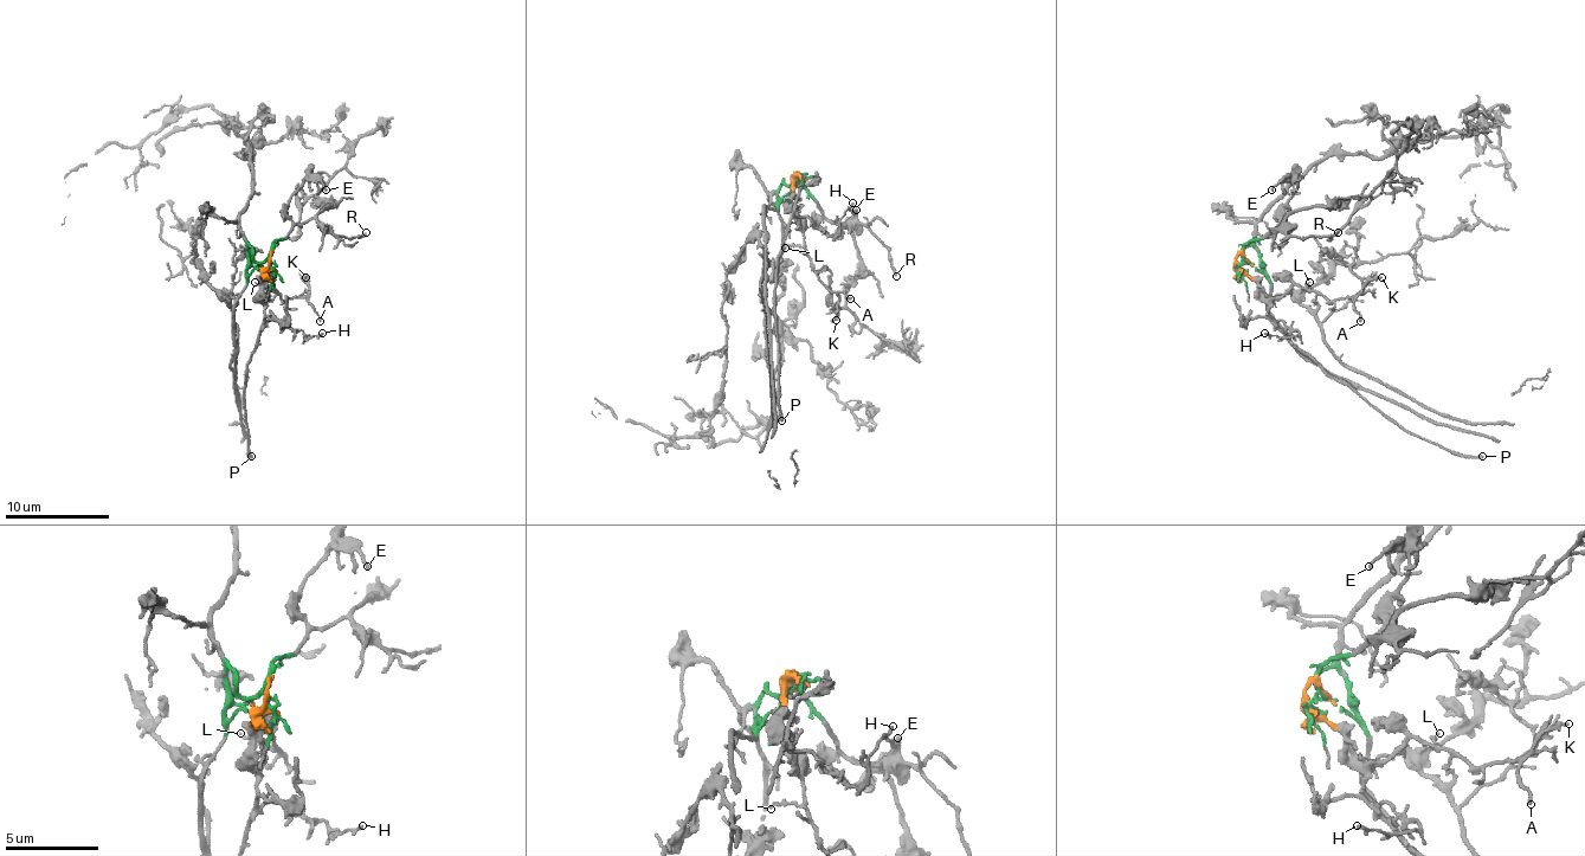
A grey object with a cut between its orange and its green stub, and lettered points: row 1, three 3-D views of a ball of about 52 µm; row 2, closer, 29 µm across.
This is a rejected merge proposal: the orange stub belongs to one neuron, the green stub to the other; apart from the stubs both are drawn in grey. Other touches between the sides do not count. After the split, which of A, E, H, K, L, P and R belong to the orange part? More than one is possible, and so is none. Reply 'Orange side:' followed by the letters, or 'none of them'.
Orange side: A, H, K, L, P

